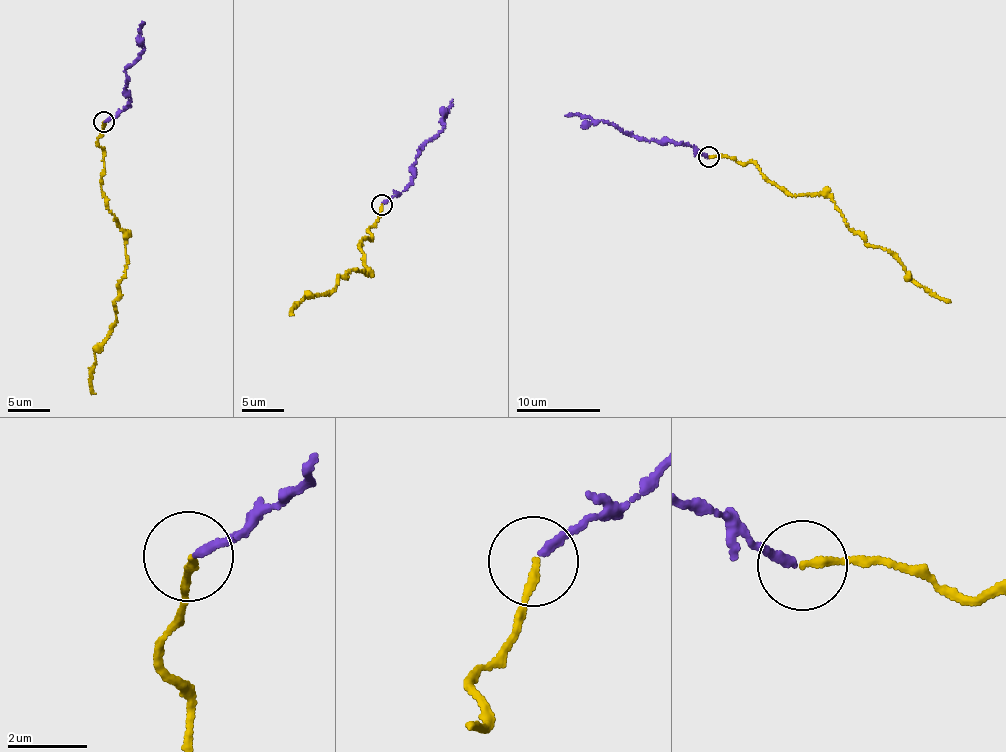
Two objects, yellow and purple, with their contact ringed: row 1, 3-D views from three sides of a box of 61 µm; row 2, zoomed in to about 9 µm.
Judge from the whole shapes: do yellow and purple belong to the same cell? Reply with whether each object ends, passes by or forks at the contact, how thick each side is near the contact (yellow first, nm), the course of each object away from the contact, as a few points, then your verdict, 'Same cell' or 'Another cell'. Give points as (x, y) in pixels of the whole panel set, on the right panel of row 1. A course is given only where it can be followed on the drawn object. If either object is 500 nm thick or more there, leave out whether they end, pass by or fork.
At the ring yellow ends. At the ring purple ends. Thickness 190 nm (yellow) against 190 nm. Course of yellow: (709, 156), (752, 162), (792, 195), (825, 194), (843, 221), (871, 246), (886, 248), (913, 279), (950, 302). Course of purple: (707, 158), (679, 143), (645, 141), (605, 122), (565, 115). Same cell

